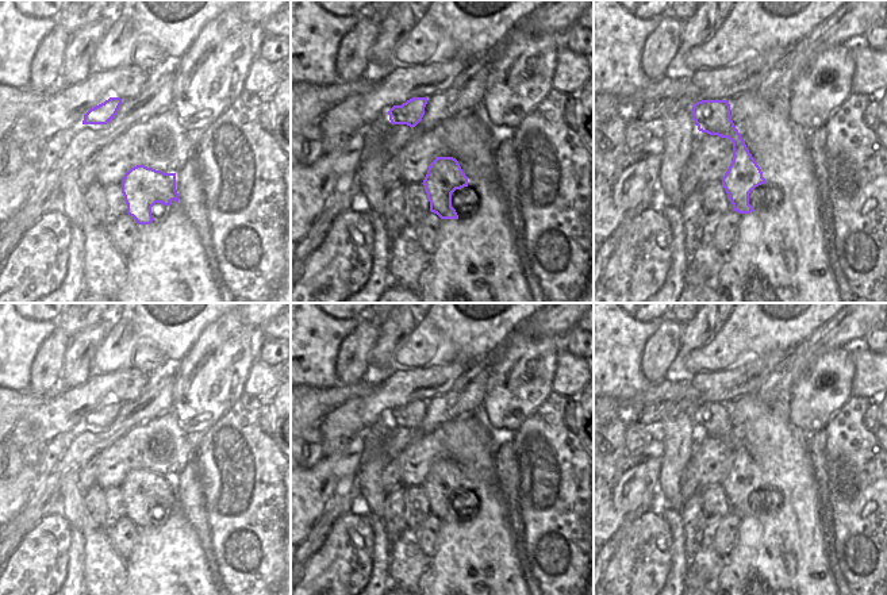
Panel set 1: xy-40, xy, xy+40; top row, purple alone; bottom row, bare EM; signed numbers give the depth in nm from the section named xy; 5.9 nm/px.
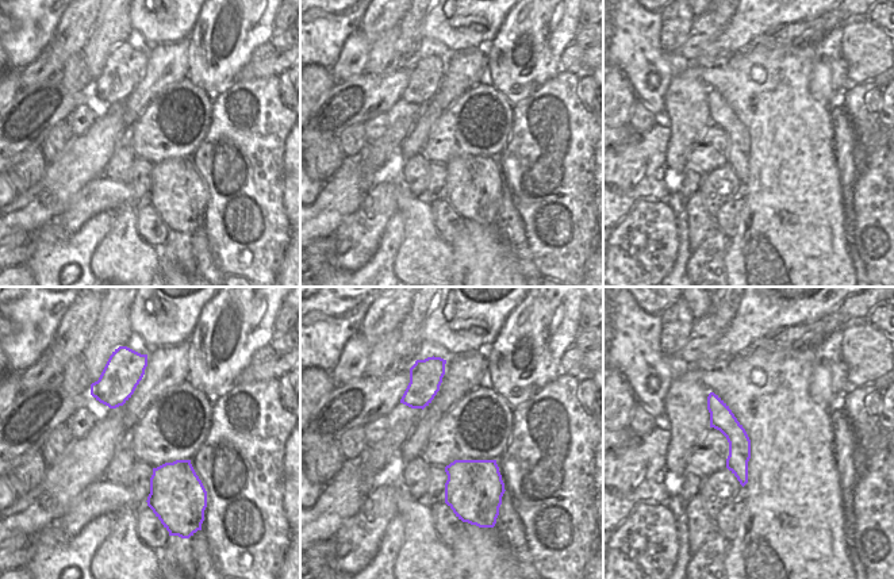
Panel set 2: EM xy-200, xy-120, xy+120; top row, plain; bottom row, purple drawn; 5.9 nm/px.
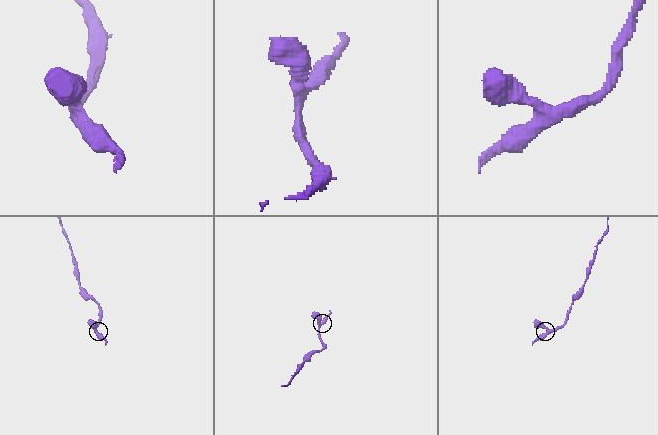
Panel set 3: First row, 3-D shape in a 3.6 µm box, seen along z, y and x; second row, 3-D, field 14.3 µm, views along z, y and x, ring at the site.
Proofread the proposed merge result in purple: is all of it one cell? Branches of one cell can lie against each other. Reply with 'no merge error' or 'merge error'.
no merge error

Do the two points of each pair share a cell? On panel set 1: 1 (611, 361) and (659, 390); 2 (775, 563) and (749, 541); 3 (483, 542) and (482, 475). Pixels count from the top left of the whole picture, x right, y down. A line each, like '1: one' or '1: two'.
1: two
2: one
3: one

